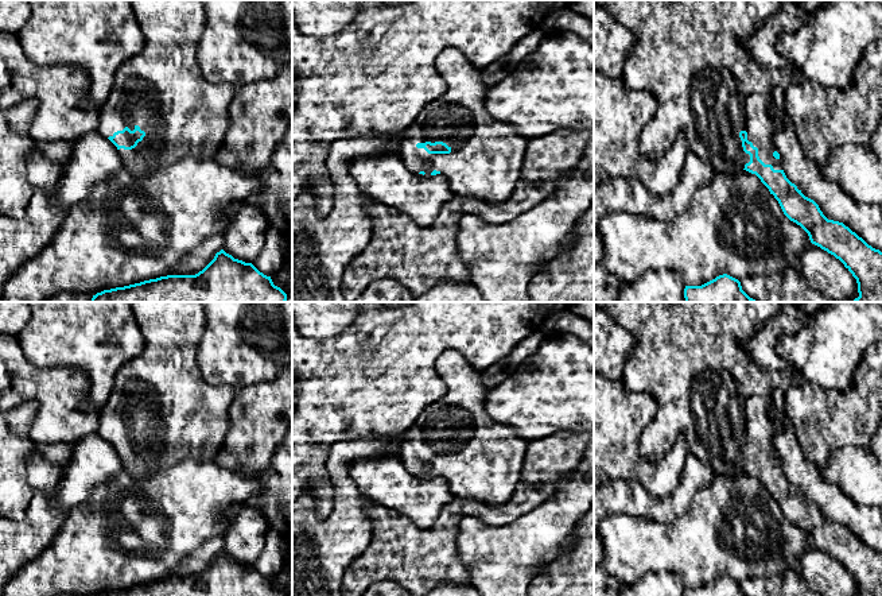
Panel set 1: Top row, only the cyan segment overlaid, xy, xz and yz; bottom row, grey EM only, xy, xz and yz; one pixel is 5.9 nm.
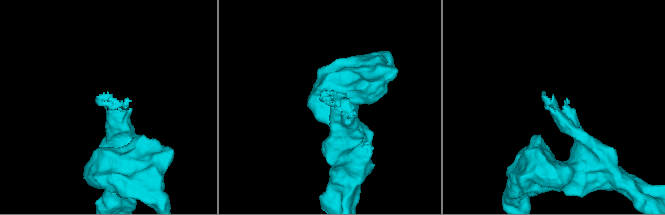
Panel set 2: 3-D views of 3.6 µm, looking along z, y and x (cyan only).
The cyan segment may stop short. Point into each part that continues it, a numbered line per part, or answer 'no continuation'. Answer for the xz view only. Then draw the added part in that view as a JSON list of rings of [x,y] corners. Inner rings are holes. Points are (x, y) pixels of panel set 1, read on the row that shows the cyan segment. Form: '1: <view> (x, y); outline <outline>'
1: xz (486, 157); outline [[[443,50],[435,61],[435,69],[447,84],[447,92],[428,104],[404,131],[405,139],[400,147],[404,165],[417,174],[424,171],[431,175],[434,170],[439,171],[455,196],[491,204],[506,201],[520,178],[529,139],[520,136],[513,125],[496,120],[487,112],[485,100],[494,84],[485,81],[482,70],[473,66],[459,50]],[[426,142],[443,142],[451,152],[428,154],[416,147],[417,143]]]

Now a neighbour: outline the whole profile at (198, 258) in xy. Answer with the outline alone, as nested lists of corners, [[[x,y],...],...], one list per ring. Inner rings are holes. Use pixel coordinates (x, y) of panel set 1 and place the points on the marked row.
[[[215,235],[193,248],[170,272],[162,275],[195,275],[222,249],[224,236]]]

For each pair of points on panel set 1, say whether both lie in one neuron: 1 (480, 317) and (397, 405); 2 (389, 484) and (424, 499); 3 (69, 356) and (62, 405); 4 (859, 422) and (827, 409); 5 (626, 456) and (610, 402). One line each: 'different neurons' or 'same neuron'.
1: same neuron
2: same neuron
3: different neurons
4: same neuron
5: same neuron

